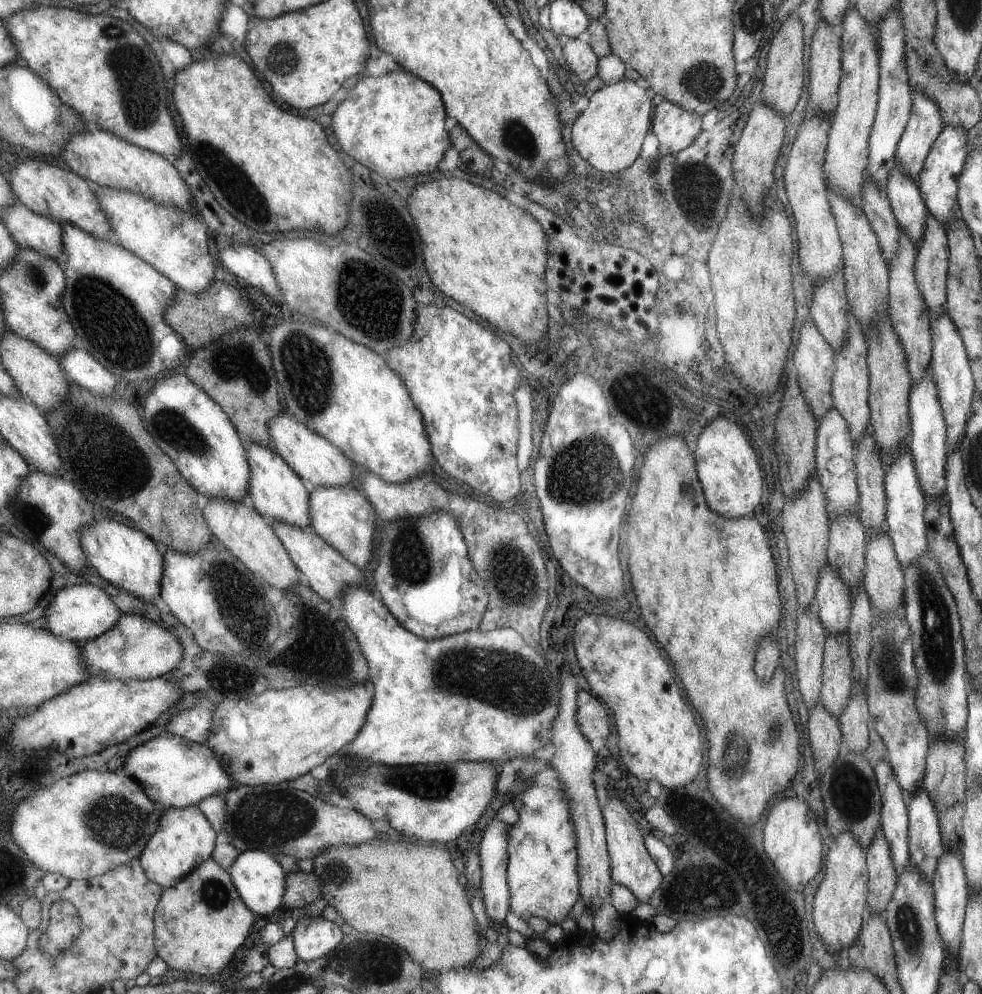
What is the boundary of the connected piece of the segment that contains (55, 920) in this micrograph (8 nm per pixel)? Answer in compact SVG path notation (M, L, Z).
M54 902L50 908L48 931L40 938L40 949L51 958L60 957L77 942L83 928L82 918L72 902Z

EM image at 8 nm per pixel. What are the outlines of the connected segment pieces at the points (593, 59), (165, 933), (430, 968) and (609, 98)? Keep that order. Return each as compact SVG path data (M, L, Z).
M576 38L568 39L562 47L562 55L569 70L572 70L583 83L596 75L598 58L587 43Z
M213 857L202 862L193 872L179 882L164 889L156 910L156 950L172 970L182 970L192 978L217 976L227 964L231 964L235 952L245 944L251 934L255 914L243 900L229 870L225 870Z
M375 839L359 845L328 846L313 859L313 872L320 882L319 897L336 910L345 923L356 931L373 933L398 944L425 972L440 973L469 966L480 954L478 932L469 900L459 886L457 870L453 868L451 854L437 845L415 844L415 841L397 841L375 844Z
M621 78L604 84L588 98L587 107L573 121L571 131L572 147L577 154L595 170L619 172L633 164L645 150L645 138L649 138L654 117L653 93L637 86L635 81Z

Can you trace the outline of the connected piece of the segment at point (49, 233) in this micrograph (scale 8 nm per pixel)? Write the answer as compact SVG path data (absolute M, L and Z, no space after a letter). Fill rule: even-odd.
M21 203L6 208L1 218L21 247L57 259L64 266L67 257L64 253L64 226L60 222L38 215Z

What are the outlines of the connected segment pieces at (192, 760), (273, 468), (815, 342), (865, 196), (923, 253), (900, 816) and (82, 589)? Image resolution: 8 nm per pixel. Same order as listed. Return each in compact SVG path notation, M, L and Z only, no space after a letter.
M173 734L152 738L149 742L132 748L122 771L135 779L149 798L167 809L198 805L208 796L225 796L237 786L219 755L209 745L191 742Z
M246 440L248 459L250 462L250 498L262 515L272 520L286 522L301 528L312 526L310 513L311 486L303 480L296 470L275 451L274 448L263 446Z
M809 318L799 331L797 346L792 355L793 366L797 372L796 381L798 382L802 394L815 418L819 420L829 409L833 409L832 403L832 378L833 370L833 349L832 346L823 338L820 331L817 330L814 322Z
M866 177L862 190L860 208L867 216L868 222L879 239L880 251L887 263L897 254L900 228L890 207L889 199L884 190L878 189Z
M927 216L927 228L921 237L914 270L916 285L923 295L930 322L944 312L945 276L948 276L948 239L944 226Z
M885 758L879 760L874 767L875 777L877 779L877 786L881 793L881 800L884 805L881 806L881 830L884 832L884 837L890 844L893 866L895 866L897 879L904 869L905 865L909 865L911 856L908 854L908 807L907 796L904 791L900 789L896 781L895 774L885 761Z
M79 583L63 587L54 600L45 609L46 628L57 636L69 639L78 644L84 644L107 632L116 626L123 613L115 606L109 594L103 588L92 584Z

